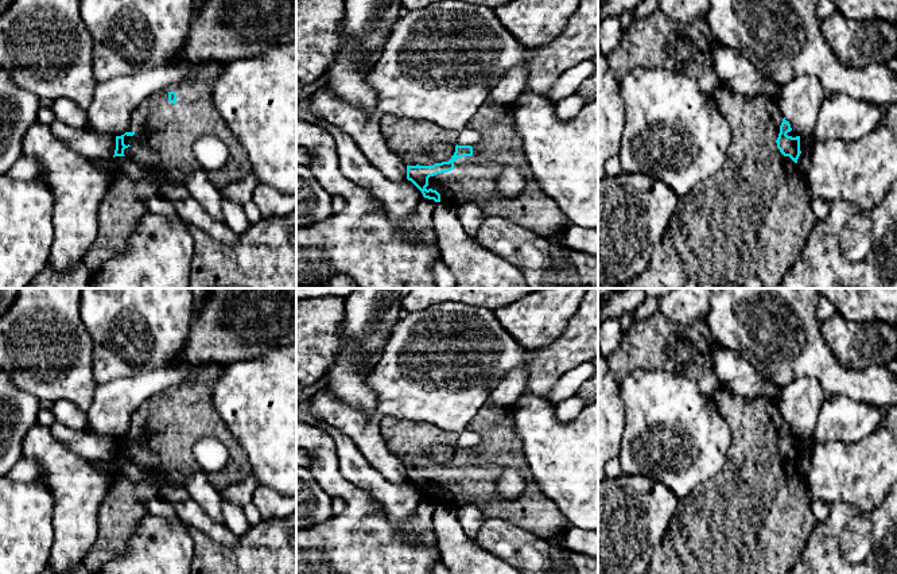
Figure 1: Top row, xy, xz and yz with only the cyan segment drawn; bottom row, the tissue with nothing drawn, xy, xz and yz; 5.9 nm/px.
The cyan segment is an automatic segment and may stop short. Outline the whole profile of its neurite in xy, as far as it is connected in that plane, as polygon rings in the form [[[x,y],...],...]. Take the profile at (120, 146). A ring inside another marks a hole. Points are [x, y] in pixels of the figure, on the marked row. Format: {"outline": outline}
{"outline": [[[191,62],[190,65],[193,73],[183,82],[152,94],[137,106],[128,131],[121,136],[116,136],[113,158],[125,156],[139,164],[155,168],[172,182],[182,183],[185,177],[202,170],[193,152],[193,144],[203,135],[213,135],[222,140],[229,151],[224,168],[205,171],[214,187],[221,191],[252,171],[251,160],[213,104],[213,82],[217,79],[224,63]]]}

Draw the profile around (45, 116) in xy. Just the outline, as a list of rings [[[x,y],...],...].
[[[42,101],[36,115],[36,121],[43,125],[51,125],[55,120],[55,115],[51,109],[51,101]]]

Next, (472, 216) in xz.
[[[458,203],[458,216],[465,232],[474,237],[488,217],[477,203]]]

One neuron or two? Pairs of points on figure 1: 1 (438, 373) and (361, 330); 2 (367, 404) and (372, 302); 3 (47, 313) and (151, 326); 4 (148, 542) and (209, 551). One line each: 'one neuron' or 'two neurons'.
1: two neurons
2: one neuron
3: two neurons
4: two neurons

